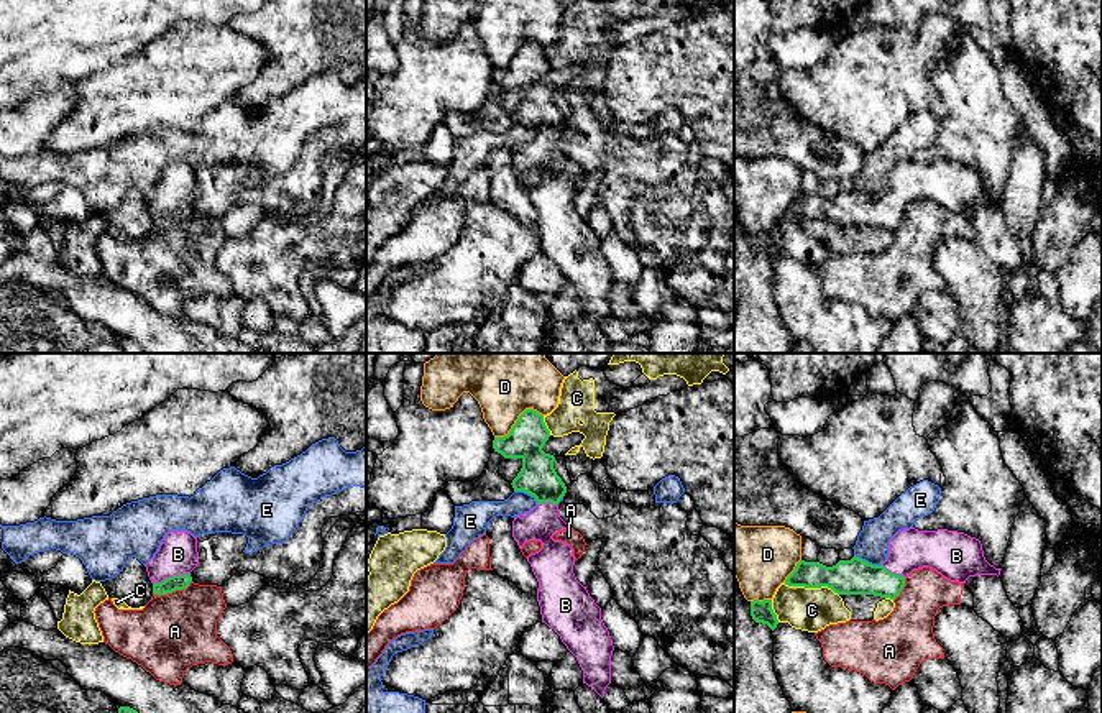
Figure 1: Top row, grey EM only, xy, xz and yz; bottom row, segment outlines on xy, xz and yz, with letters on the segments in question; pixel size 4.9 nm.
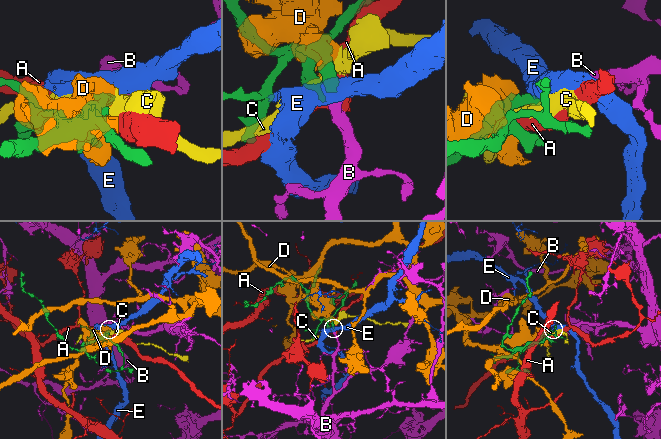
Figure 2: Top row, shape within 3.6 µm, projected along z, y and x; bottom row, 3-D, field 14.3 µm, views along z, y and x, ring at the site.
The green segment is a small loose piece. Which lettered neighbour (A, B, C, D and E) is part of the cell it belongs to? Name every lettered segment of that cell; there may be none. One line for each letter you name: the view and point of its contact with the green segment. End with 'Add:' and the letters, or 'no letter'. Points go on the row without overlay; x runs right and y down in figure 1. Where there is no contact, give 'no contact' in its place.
B: meets green in xy at (173, 207)
Add: B

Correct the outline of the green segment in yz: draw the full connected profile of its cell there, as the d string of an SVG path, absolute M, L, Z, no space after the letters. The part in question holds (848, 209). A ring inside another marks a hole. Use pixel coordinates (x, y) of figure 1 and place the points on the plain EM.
M910 159L890 171L888 189L882 197L872 197L856 187L833 199L800 192L785 217L828 218L838 227L874 227L895 232L905 218L905 210L923 199L959 215L976 207L999 209L1002 202L985 192L982 176L976 169L948 161Z

